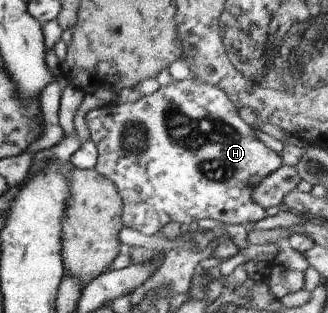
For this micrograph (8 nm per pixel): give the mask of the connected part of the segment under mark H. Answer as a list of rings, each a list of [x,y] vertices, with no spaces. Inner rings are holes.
[[[188,76],[180,81],[172,80],[169,86],[159,87],[136,102],[103,105],[85,113],[90,141],[96,148],[93,169],[113,181],[122,200],[123,227],[151,236],[171,220],[179,224],[191,224],[203,218],[220,220],[223,224],[258,221],[251,218],[260,207],[252,199],[252,192],[263,177],[282,164],[279,155],[255,136],[254,127],[242,122],[237,111],[222,90]]]

